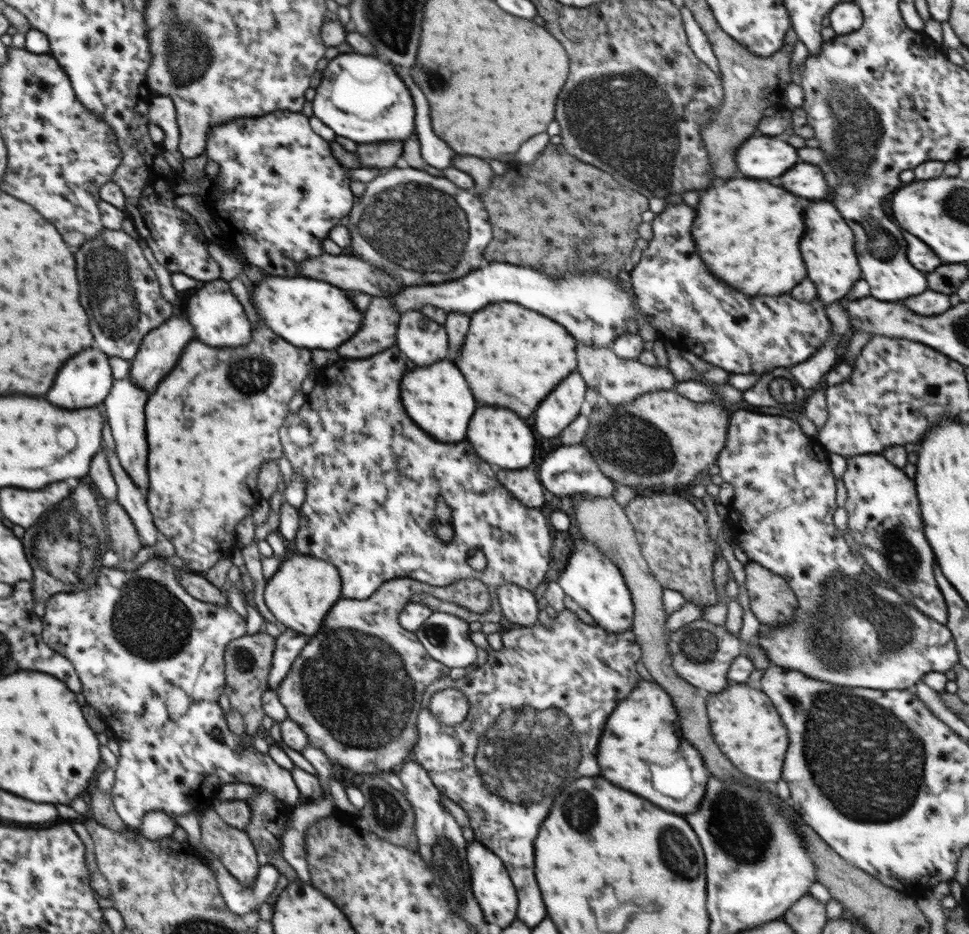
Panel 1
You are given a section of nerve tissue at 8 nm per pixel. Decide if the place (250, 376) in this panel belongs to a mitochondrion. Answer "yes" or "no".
yes

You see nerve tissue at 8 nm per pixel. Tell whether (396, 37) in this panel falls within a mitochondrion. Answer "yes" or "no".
yes

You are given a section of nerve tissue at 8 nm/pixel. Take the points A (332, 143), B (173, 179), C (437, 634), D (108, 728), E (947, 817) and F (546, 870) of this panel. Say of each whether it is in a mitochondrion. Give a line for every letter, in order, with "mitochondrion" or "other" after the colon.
A: other
B: other
C: mitochondrion
D: other
E: other
F: other

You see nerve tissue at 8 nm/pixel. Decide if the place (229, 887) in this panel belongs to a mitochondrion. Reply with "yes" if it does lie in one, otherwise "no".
no

